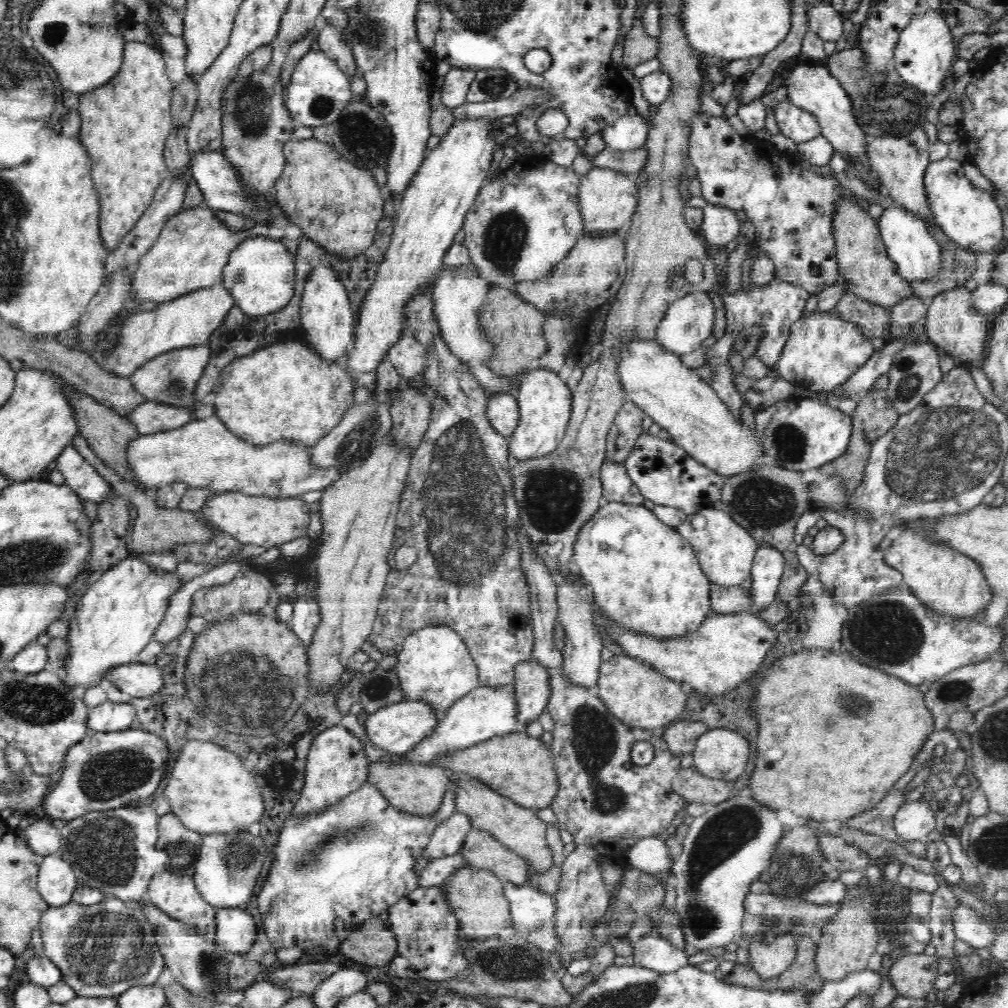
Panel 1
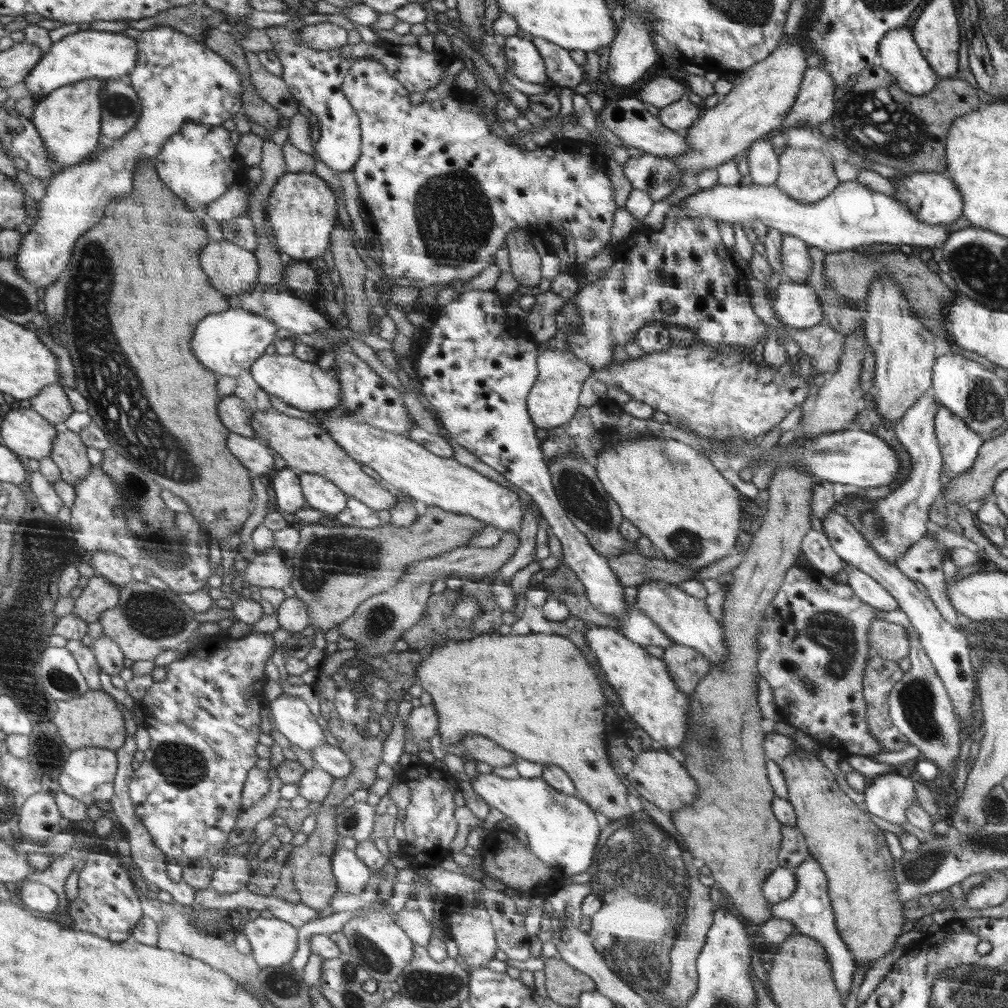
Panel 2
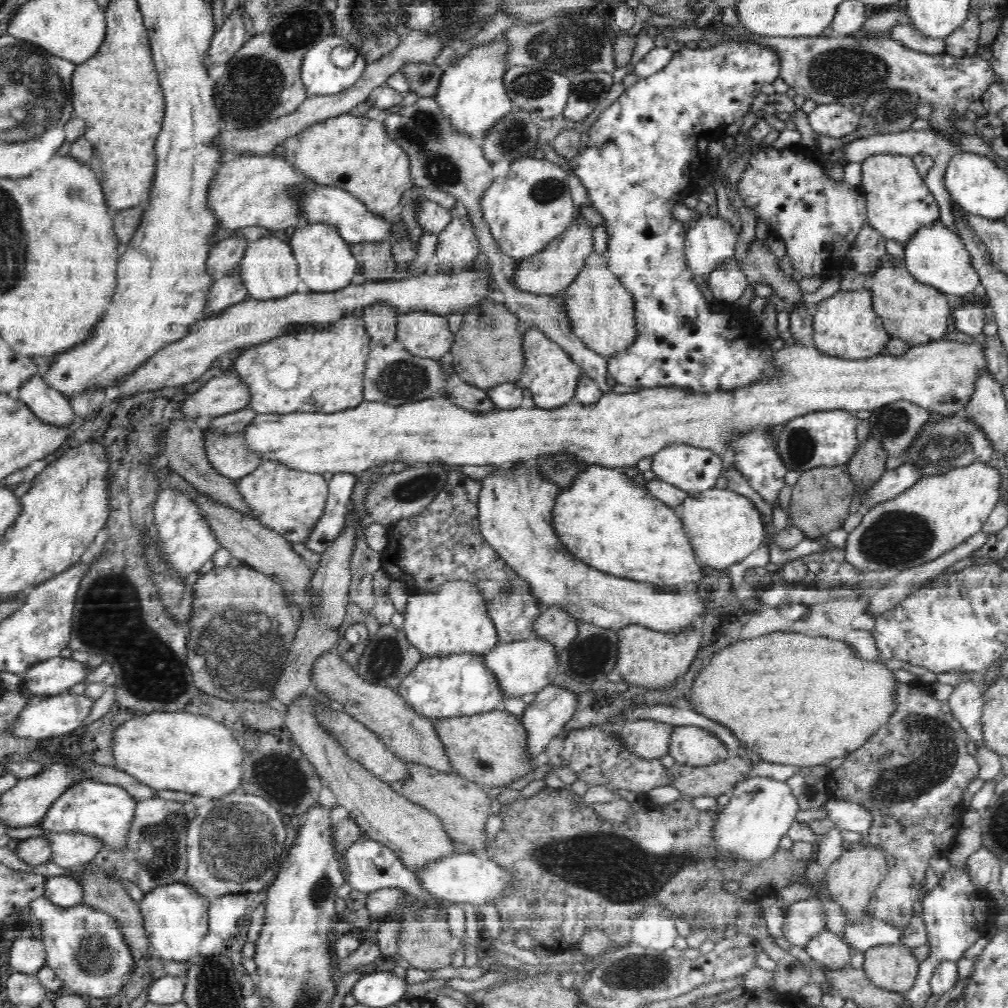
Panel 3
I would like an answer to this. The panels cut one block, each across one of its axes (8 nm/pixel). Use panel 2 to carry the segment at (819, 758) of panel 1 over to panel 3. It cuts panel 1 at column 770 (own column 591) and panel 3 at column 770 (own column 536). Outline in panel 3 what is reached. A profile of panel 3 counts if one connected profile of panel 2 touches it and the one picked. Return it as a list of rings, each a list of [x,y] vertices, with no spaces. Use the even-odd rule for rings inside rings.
[[[772,632],[764,636],[752,638],[751,640],[742,640],[734,646],[728,646],[724,650],[720,650],[720,654],[716,654],[710,664],[698,674],[698,678],[692,684],[690,690],[690,706],[691,710],[698,712],[702,716],[706,716],[711,722],[718,723],[719,726],[726,727],[731,734],[742,743],[744,748],[748,748],[752,753],[758,754],[762,761],[781,764],[793,765],[796,767],[815,767],[828,764],[835,758],[846,759],[856,749],[862,748],[862,744],[874,736],[874,732],[878,732],[878,728],[882,724],[886,724],[890,720],[890,716],[894,713],[894,686],[897,679],[891,670],[887,669],[884,663],[868,662],[864,658],[860,658],[858,654],[848,644],[842,640],[830,640],[822,637],[811,637],[798,632]]]

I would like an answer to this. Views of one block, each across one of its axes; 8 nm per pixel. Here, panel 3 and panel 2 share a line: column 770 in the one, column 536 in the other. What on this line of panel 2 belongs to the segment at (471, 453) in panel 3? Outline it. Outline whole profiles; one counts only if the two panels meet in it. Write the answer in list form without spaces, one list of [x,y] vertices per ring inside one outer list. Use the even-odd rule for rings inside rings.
[[[546,345],[538,356],[538,380],[534,382],[527,398],[527,407],[532,421],[540,430],[547,430],[569,423],[578,408],[578,396],[584,380],[590,376],[590,366],[584,360],[574,356],[574,353],[563,350],[560,346]]]

